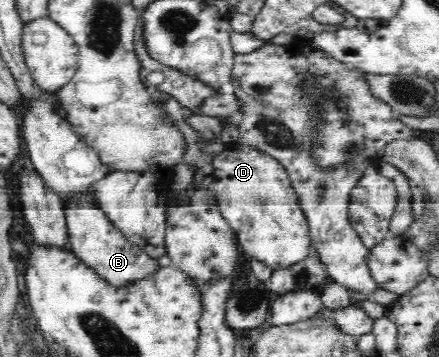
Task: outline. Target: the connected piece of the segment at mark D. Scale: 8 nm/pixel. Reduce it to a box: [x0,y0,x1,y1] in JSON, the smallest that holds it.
[207,143,314,270]

